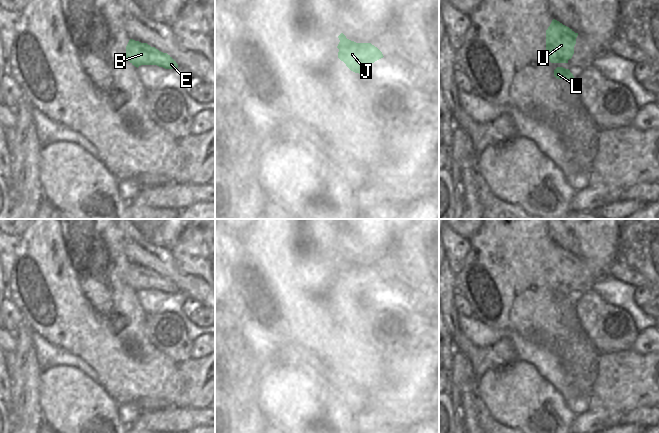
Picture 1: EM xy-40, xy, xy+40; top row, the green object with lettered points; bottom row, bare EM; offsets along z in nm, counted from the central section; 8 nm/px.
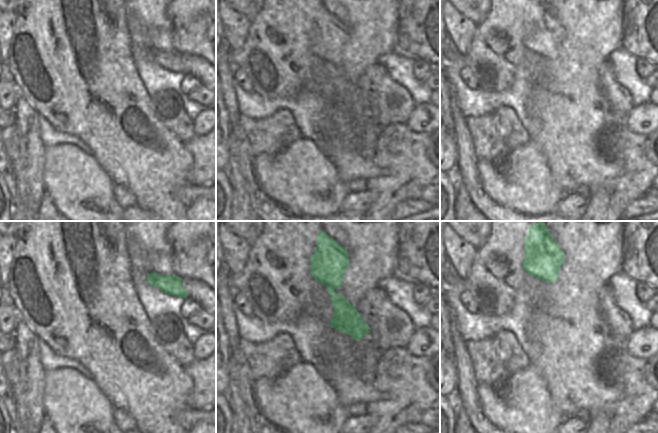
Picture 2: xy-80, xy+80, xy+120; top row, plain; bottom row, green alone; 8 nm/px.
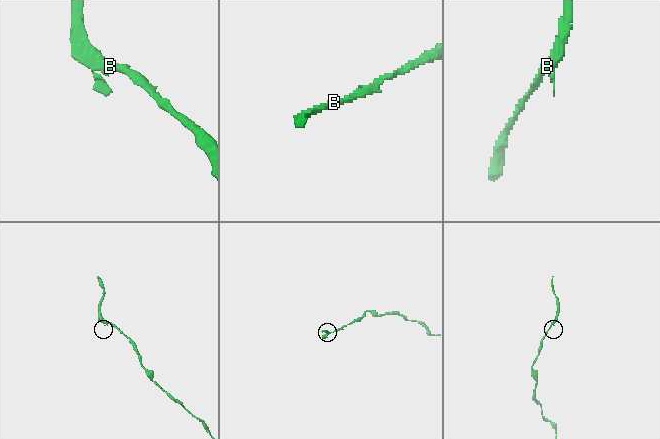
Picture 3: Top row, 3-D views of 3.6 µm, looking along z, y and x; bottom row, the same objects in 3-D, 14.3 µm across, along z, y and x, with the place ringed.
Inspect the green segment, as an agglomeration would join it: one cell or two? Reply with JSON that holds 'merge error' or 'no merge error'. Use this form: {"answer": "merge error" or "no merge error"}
{"answer": "no merge error"}

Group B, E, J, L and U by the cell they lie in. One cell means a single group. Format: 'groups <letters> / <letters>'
groups B E J L U

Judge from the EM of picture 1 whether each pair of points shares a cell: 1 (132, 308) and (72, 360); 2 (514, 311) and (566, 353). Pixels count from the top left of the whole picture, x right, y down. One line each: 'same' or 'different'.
1: different
2: same

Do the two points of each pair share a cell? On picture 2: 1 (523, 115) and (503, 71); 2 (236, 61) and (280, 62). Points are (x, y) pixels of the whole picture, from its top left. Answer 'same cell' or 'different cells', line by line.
1: different cells
2: same cell

